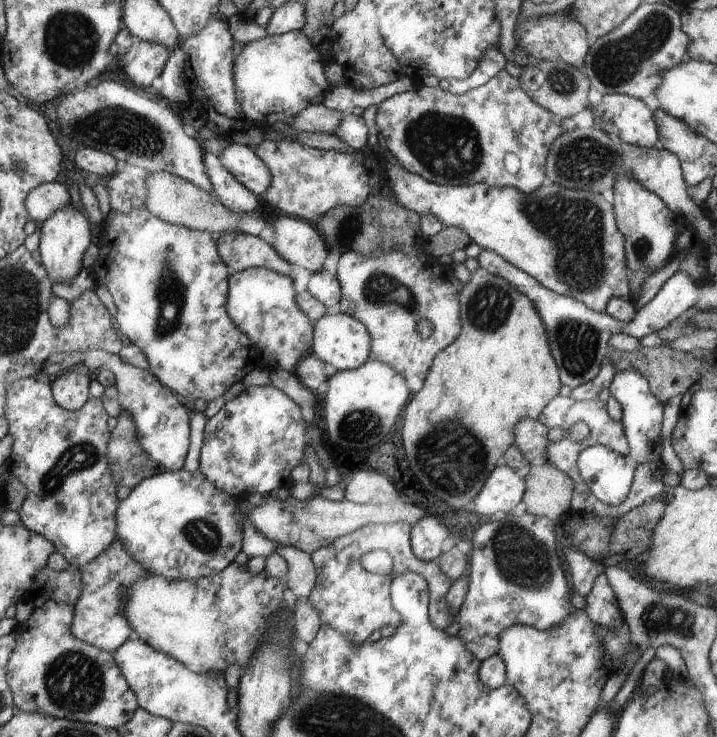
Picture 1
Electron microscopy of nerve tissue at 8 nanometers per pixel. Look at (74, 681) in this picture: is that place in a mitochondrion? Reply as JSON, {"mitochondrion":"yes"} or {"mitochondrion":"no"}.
{"mitochondrion":"yes"}

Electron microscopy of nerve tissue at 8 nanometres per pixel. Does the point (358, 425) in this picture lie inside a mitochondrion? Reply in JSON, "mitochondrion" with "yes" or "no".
{"mitochondrion":"yes"}

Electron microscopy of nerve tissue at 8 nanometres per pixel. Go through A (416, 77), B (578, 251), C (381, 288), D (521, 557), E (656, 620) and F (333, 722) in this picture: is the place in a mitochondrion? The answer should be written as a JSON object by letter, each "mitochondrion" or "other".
{"A":"other","B":"mitochondrion","C":"mitochondrion","D":"mitochondrion","E":"mitochondrion","F":"mitochondrion"}

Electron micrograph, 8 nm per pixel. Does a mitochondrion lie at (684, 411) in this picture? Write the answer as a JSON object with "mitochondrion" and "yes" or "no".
{"mitochondrion":"no"}

